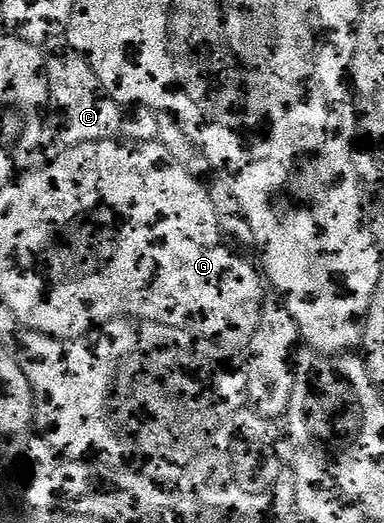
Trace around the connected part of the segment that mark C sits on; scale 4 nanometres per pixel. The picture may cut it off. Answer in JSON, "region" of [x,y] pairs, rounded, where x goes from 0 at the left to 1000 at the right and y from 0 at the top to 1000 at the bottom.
{"region":[[[159,84],[122,98],[115,141],[125,147],[125,193],[156,224],[156,264],[169,281],[234,275],[313,256],[323,228],[313,197],[273,176],[255,145],[245,145],[245,130],[234,130],[229,117],[190,88]]]}

